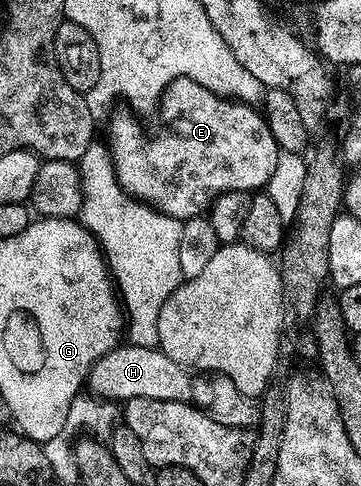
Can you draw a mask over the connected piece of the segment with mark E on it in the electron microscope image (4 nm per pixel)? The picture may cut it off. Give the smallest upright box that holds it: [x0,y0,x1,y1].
[109,77,281,222]

